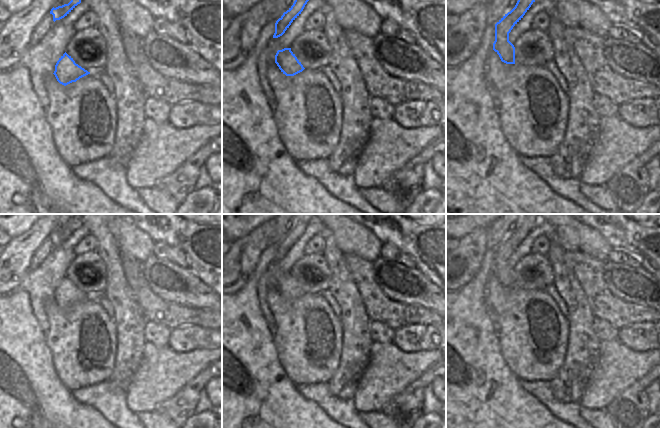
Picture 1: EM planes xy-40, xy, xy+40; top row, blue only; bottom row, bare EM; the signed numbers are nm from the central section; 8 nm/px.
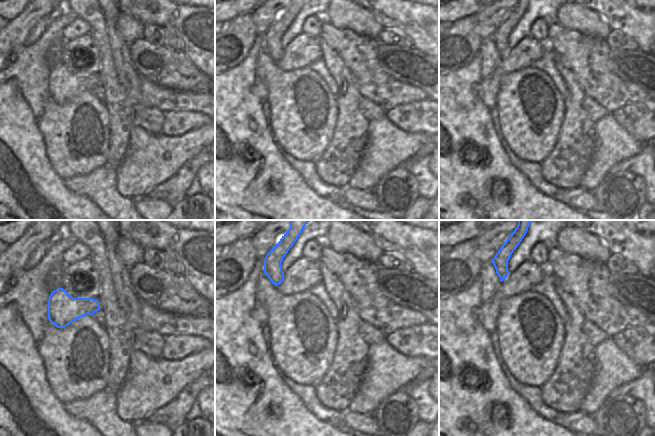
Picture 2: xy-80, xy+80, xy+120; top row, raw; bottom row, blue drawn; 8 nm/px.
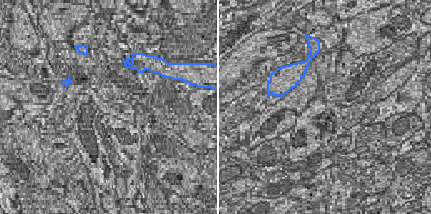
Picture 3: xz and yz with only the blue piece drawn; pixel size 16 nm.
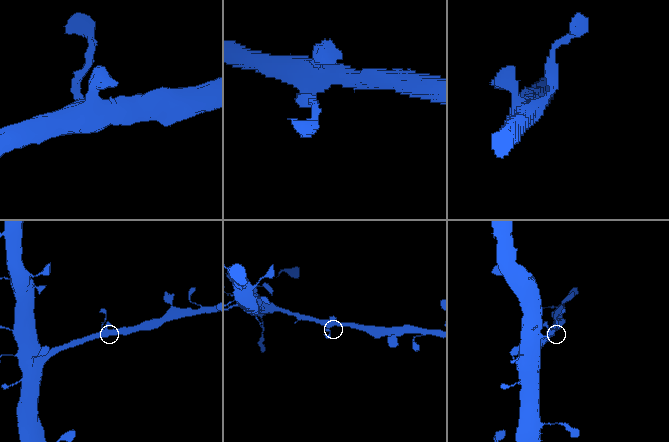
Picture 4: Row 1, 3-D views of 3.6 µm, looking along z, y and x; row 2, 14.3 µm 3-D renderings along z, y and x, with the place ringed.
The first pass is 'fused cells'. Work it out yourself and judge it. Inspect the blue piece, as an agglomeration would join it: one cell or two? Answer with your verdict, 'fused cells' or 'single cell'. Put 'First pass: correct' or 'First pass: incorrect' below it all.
single cell
First pass: incorrect

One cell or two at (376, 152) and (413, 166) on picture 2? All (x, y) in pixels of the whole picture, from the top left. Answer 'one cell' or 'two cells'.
two cells

